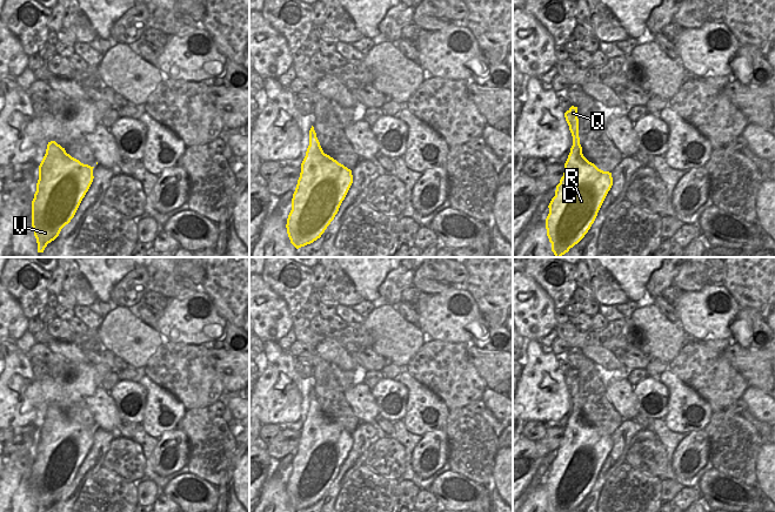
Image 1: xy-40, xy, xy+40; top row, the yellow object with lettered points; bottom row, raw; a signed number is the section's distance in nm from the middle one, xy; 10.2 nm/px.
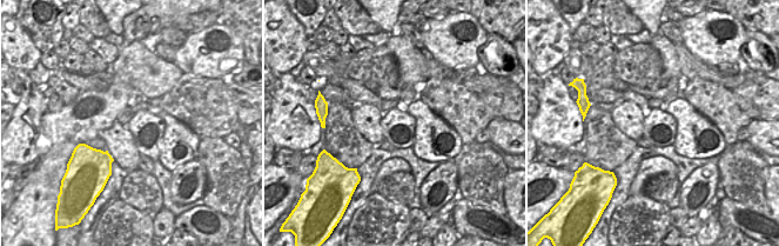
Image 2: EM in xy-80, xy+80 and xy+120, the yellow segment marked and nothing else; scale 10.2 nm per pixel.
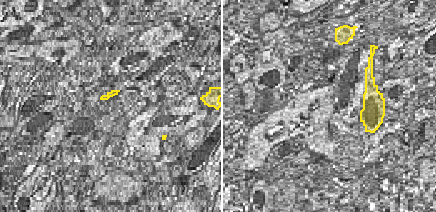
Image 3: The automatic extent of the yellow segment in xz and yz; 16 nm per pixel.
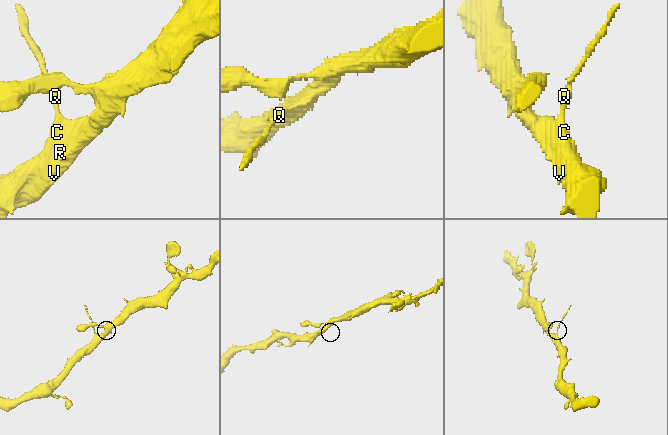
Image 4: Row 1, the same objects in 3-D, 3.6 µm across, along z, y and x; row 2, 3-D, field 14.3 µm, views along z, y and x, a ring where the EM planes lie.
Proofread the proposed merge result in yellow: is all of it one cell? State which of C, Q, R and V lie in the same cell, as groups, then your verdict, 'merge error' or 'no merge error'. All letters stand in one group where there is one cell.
C Q R V | no merge error

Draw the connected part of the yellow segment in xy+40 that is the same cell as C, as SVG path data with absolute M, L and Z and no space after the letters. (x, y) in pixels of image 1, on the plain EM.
M572 369L564 376L564 380L573 399L573 409L564 426L563 439L556 449L555 459L548 469L549 477L546 481L546 492L552 512L570 512L584 500L613 449L612 436L599 432L582 417L579 400L577 370Z

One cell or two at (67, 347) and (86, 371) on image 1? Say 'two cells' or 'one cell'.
two cells

